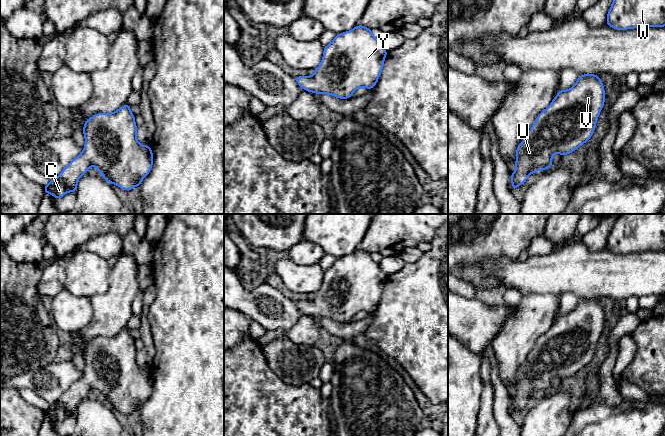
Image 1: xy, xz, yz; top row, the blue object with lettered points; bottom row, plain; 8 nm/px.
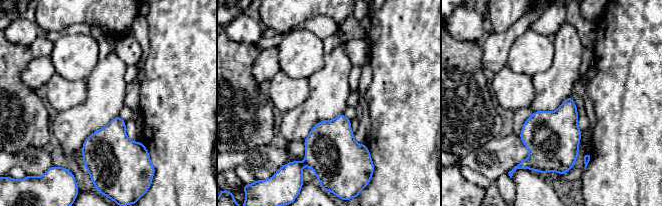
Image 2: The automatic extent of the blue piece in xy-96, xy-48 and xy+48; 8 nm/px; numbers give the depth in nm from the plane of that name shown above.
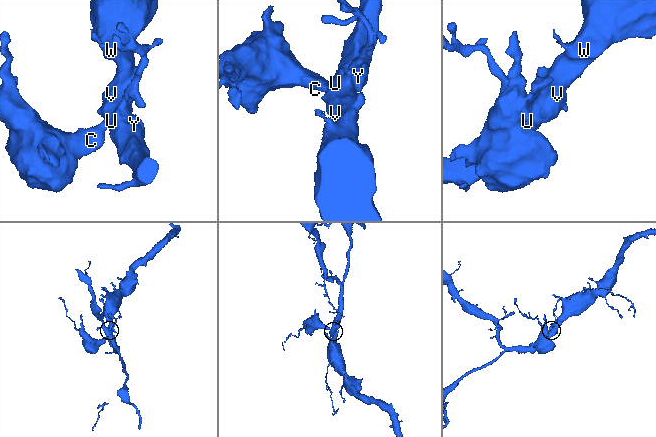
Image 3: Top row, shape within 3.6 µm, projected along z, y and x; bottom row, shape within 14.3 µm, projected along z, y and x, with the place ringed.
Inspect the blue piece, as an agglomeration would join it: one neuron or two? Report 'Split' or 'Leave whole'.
Leave whole

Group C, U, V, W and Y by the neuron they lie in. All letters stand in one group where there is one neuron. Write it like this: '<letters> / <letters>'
C U V W Y

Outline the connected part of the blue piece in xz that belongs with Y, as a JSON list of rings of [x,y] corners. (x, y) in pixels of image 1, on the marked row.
[[[359,24],[352,30],[337,34],[334,40],[324,47],[322,61],[312,76],[294,78],[305,91],[349,99],[358,88],[366,87],[371,90],[377,84],[387,53],[378,38],[372,35],[372,30]]]

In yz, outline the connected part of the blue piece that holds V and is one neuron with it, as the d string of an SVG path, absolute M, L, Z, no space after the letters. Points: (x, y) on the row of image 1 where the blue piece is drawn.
M579 75L573 87L568 90L559 89L551 104L537 116L524 140L517 146L516 170L510 174L512 190L522 185L533 172L551 168L555 153L568 155L588 142L604 103L605 90L598 75Z

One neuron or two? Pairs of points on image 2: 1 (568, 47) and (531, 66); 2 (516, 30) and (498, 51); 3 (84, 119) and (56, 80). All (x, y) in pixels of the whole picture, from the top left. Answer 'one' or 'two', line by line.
1: two
2: one
3: two

